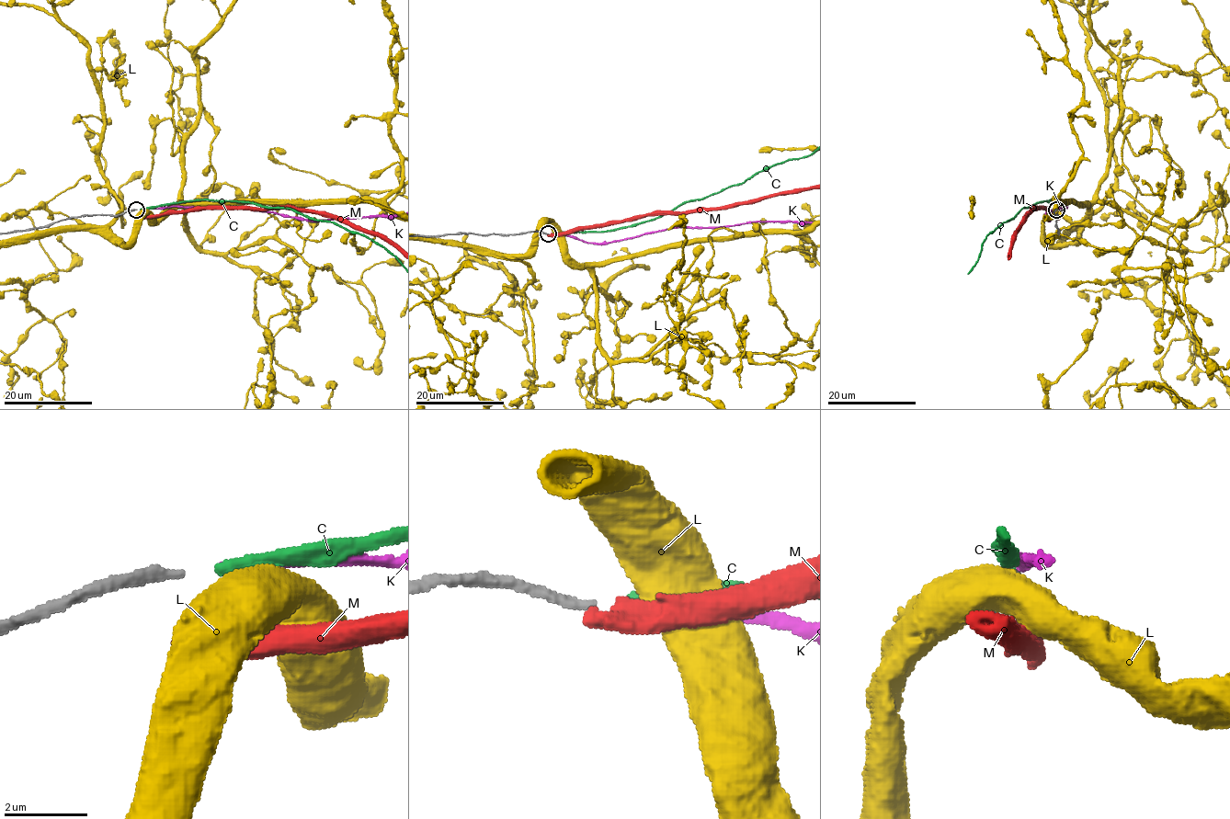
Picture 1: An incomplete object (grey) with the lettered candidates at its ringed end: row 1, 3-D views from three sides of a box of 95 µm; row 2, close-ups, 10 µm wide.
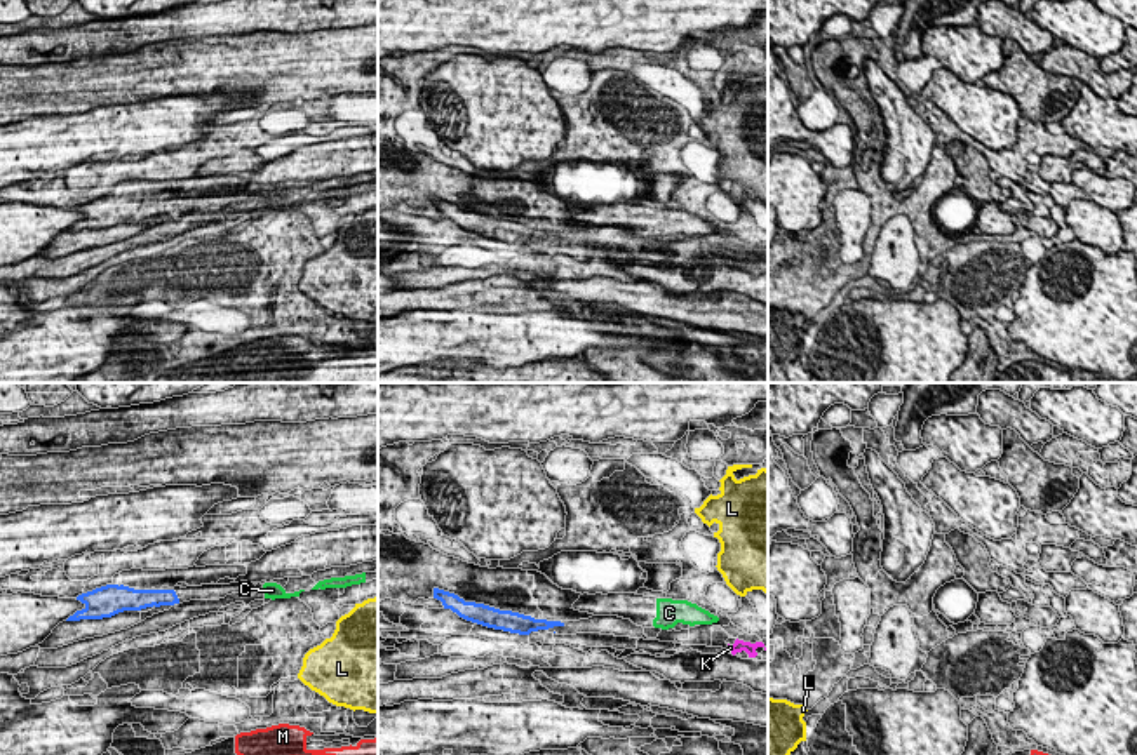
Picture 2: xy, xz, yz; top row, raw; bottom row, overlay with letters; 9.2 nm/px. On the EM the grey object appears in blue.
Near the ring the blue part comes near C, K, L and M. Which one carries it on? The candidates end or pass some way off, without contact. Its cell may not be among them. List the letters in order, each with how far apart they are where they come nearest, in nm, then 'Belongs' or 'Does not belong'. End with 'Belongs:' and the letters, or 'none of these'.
C: Distance 800 nm. Does not belong
K: Distance 1550 nm. Belongs
L: Distance 1250 nm. Does not belong
M: Distance 1350 nm. Does not belong
Belongs: K

